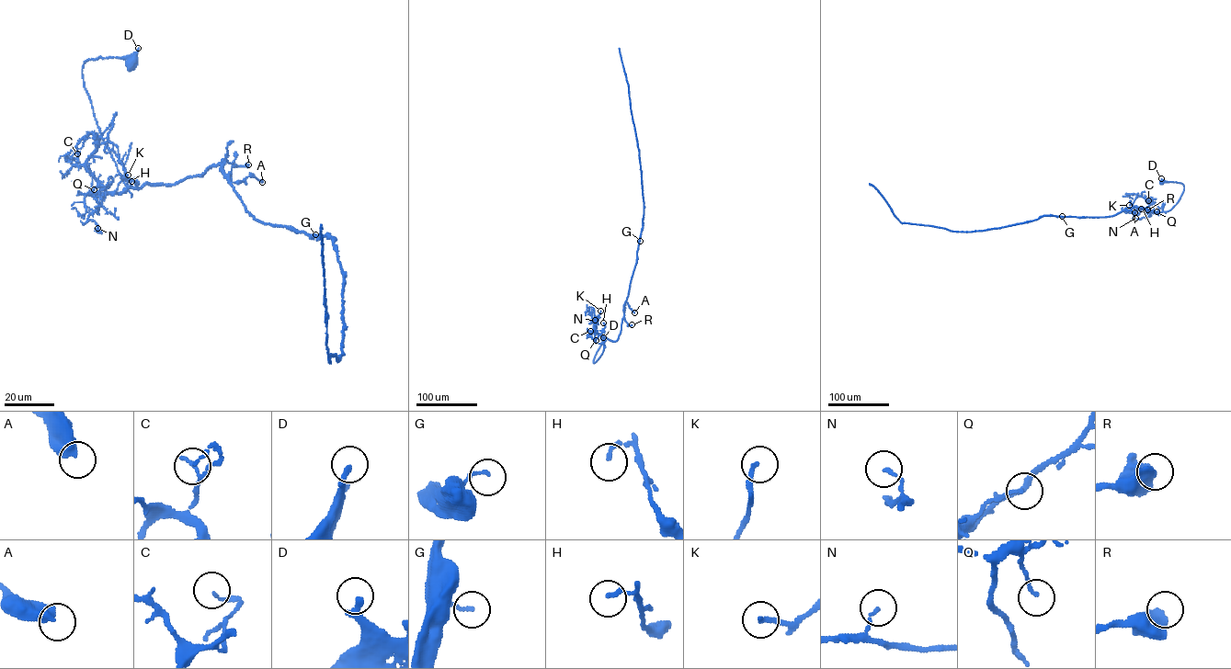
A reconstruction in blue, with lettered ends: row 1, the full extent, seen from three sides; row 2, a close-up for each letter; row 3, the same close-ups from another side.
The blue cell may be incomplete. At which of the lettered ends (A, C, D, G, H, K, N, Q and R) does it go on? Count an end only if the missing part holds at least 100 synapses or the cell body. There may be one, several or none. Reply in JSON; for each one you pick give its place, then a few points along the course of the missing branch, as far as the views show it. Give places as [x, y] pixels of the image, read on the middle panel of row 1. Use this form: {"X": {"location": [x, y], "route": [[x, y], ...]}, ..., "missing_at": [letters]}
{"missing_at": []}

